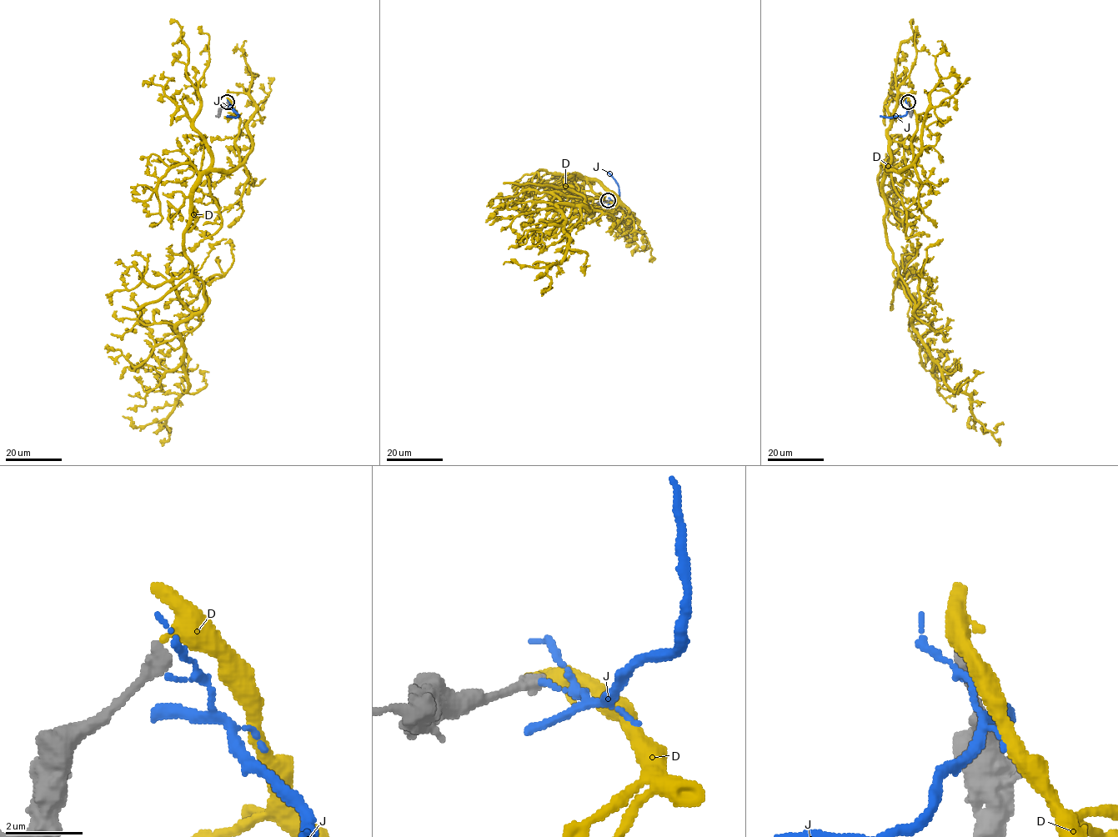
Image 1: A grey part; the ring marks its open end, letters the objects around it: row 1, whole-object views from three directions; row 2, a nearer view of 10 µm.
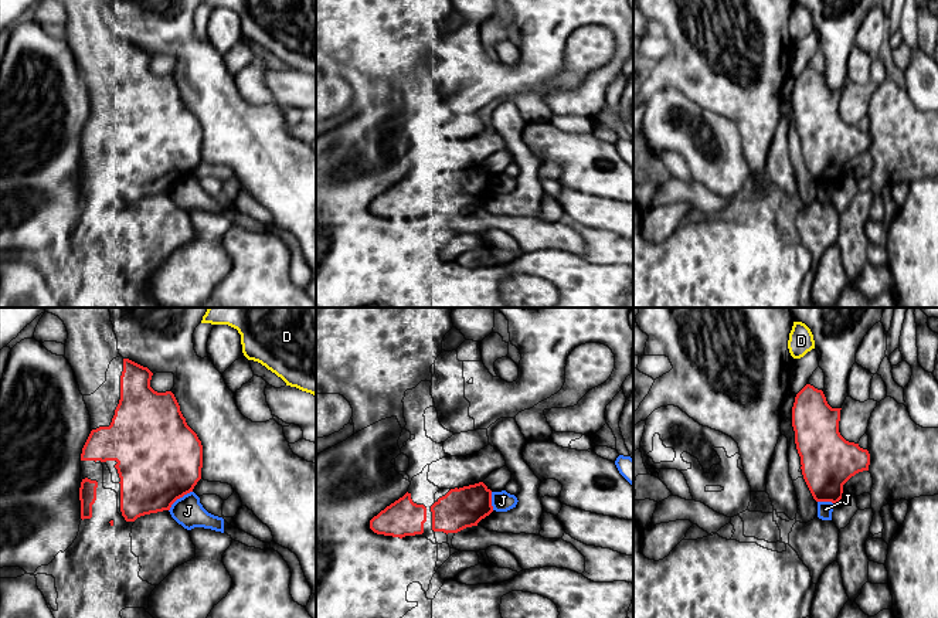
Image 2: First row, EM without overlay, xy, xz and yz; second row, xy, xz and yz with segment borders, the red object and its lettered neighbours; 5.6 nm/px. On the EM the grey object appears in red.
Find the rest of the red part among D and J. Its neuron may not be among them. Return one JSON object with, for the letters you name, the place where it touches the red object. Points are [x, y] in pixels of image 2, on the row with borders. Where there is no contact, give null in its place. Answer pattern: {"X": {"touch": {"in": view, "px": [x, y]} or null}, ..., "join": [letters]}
{"join": []}

